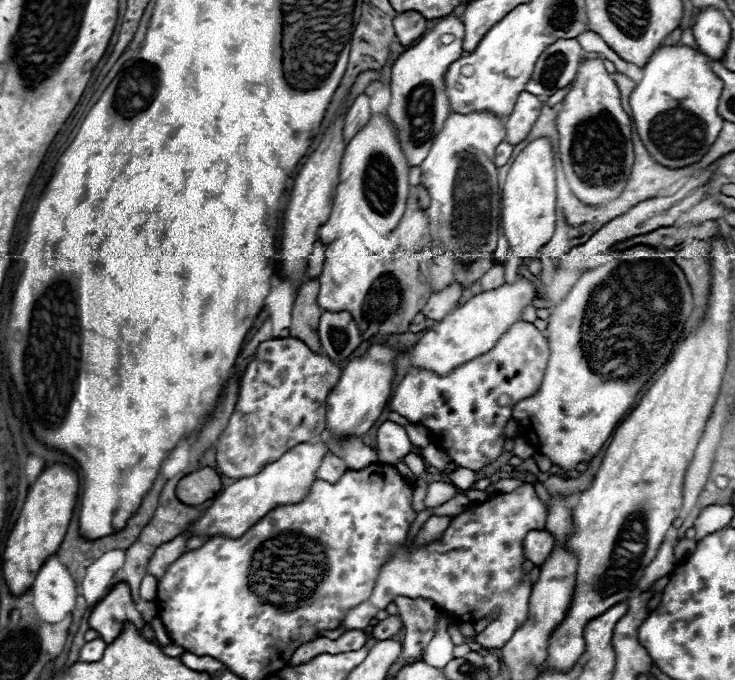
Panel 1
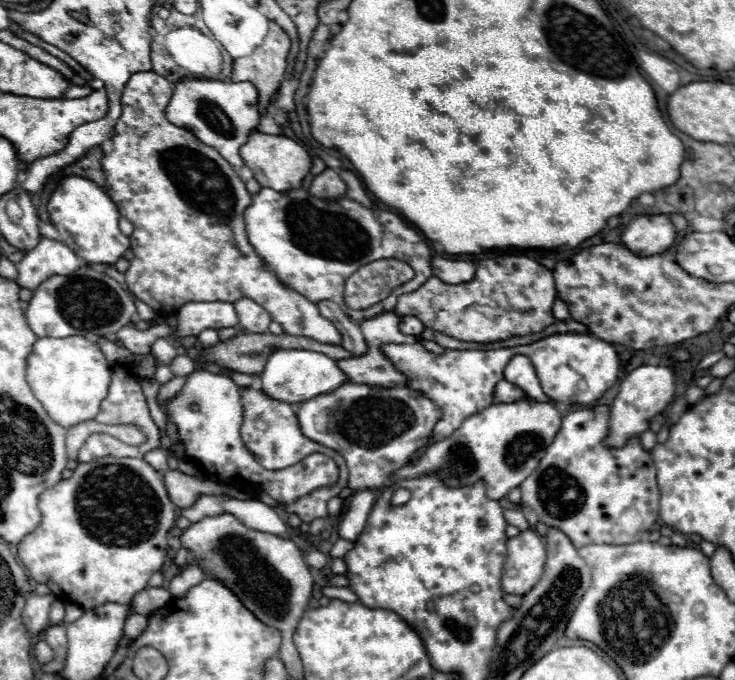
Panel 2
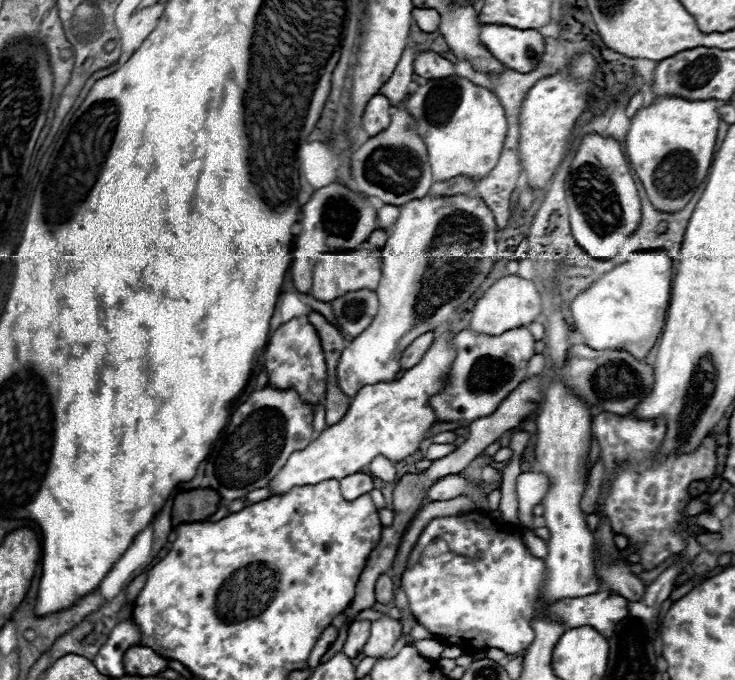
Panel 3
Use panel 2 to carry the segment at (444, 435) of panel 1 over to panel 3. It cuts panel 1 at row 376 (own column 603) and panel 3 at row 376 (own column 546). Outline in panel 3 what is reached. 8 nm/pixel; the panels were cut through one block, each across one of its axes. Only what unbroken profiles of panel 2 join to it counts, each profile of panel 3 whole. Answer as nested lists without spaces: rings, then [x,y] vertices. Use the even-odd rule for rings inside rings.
[[[526,326],[508,330],[500,336],[476,336],[470,330],[462,330],[454,336],[452,344],[456,358],[452,362],[450,384],[444,392],[432,396],[430,404],[440,422],[466,422],[490,416],[504,398],[526,378],[526,368],[534,352],[534,336]]]

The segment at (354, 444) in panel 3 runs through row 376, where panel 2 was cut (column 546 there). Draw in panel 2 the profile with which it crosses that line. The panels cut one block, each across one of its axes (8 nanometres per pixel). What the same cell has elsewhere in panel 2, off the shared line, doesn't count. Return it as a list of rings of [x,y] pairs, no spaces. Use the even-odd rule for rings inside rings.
[[[522,398],[508,404],[492,404],[468,416],[452,436],[432,442],[422,452],[418,462],[398,468],[390,476],[390,482],[396,482],[398,478],[440,474],[444,484],[458,488],[464,484],[474,484],[476,480],[484,480],[488,486],[488,498],[500,500],[536,470],[546,446],[552,444],[556,432],[560,430],[560,422],[562,412],[554,400],[538,402],[534,398]]]

